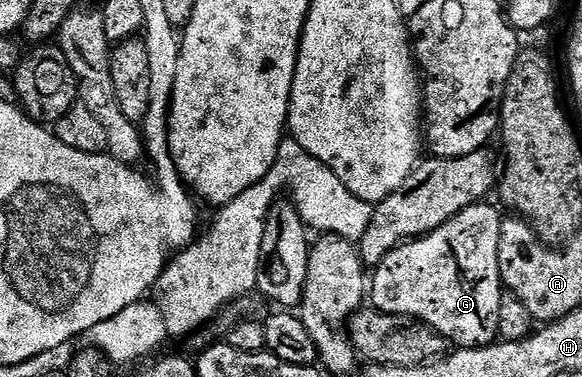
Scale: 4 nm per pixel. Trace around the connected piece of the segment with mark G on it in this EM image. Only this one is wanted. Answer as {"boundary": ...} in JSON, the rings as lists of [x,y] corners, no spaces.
{"boundary":[[[488,204],[468,206],[439,229],[396,246],[379,265],[373,266],[372,280],[368,285],[369,304],[382,313],[415,317],[417,321],[430,325],[447,342],[464,349],[491,344],[499,336],[500,307],[504,294],[498,262],[500,227],[504,217]]]}

